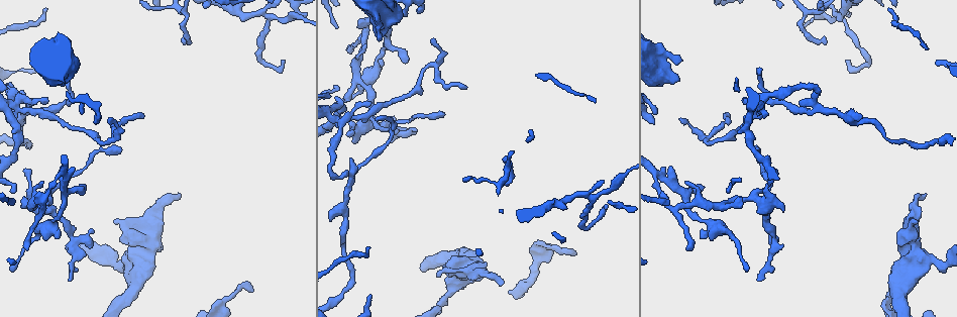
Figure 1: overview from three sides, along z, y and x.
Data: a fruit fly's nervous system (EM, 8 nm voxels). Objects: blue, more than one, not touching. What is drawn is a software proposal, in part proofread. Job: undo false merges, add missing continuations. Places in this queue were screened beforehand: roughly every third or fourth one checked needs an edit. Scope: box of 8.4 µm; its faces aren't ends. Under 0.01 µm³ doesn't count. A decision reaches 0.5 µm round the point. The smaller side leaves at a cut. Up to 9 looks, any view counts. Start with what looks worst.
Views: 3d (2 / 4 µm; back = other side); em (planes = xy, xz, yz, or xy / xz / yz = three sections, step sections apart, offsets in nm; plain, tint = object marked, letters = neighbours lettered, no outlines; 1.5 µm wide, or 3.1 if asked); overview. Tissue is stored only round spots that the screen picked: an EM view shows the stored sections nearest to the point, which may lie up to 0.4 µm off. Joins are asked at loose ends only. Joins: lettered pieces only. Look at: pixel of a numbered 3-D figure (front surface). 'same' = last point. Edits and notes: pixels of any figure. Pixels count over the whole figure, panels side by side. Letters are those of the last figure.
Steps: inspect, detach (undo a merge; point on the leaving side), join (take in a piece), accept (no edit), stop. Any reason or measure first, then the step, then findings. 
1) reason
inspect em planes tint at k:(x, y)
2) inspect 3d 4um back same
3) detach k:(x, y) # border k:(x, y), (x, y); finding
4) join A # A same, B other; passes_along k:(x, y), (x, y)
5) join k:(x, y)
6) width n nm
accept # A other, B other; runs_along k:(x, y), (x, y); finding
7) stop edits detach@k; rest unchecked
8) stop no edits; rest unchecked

branch stops here
inspect 3d 2um at 1:(575, 252)

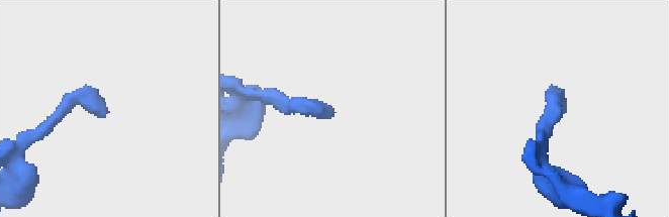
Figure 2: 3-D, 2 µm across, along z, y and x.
inspect em planes letters at 2:(103, 114)

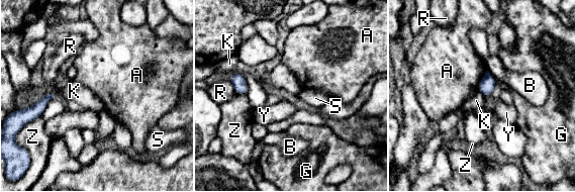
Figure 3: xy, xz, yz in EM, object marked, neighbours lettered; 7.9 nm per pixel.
width 130 nm
accept # A other, B other, G other, K other, R other, S other, Y other, Z other; border 3:(478, 89), (484, 97); no lettered piece goes on from it

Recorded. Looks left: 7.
thick end
inspect em planes letters at 1:(437, 275)

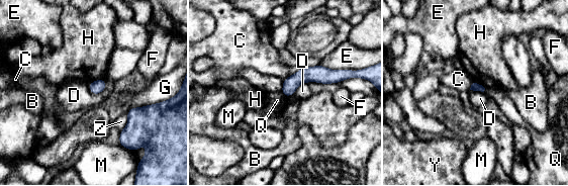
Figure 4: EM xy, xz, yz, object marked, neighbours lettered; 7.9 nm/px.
accept # B other, C other, D other, E other, F other, G other, H other, M other, Q other, Y other, Z other; border 4:(106, 80), (101, 92), (88, 90); none of them fits

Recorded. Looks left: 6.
free end
inspect em planes letters at 1:(678, 119)

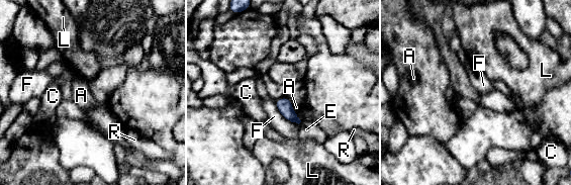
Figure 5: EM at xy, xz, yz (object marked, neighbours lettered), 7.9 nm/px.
accept # A other, C other, E other, F other, L other, R other; border 5:(285, 96), (275, 101); none of them fits

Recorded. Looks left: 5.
tapers out
inspect 3d 4um back at 1:(408, 59)

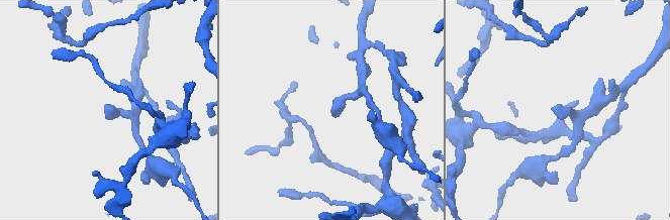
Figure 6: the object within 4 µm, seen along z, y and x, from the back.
inspect em xy step 4 tint at 6:(108, 104)

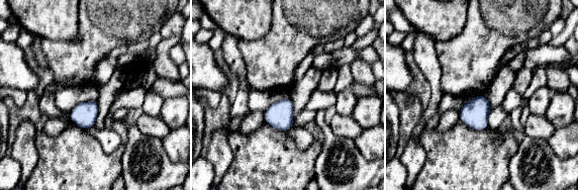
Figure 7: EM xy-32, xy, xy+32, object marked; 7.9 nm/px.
another direction
inspect em planes letters same

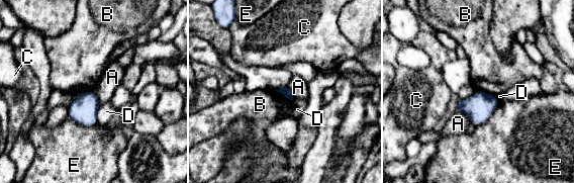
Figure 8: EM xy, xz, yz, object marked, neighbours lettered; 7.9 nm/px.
accept # A other, B other, C other, D other, E other; border 8:(478, 89), (497, 97); none of them fits

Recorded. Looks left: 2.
stop no edits; rest unchecked

